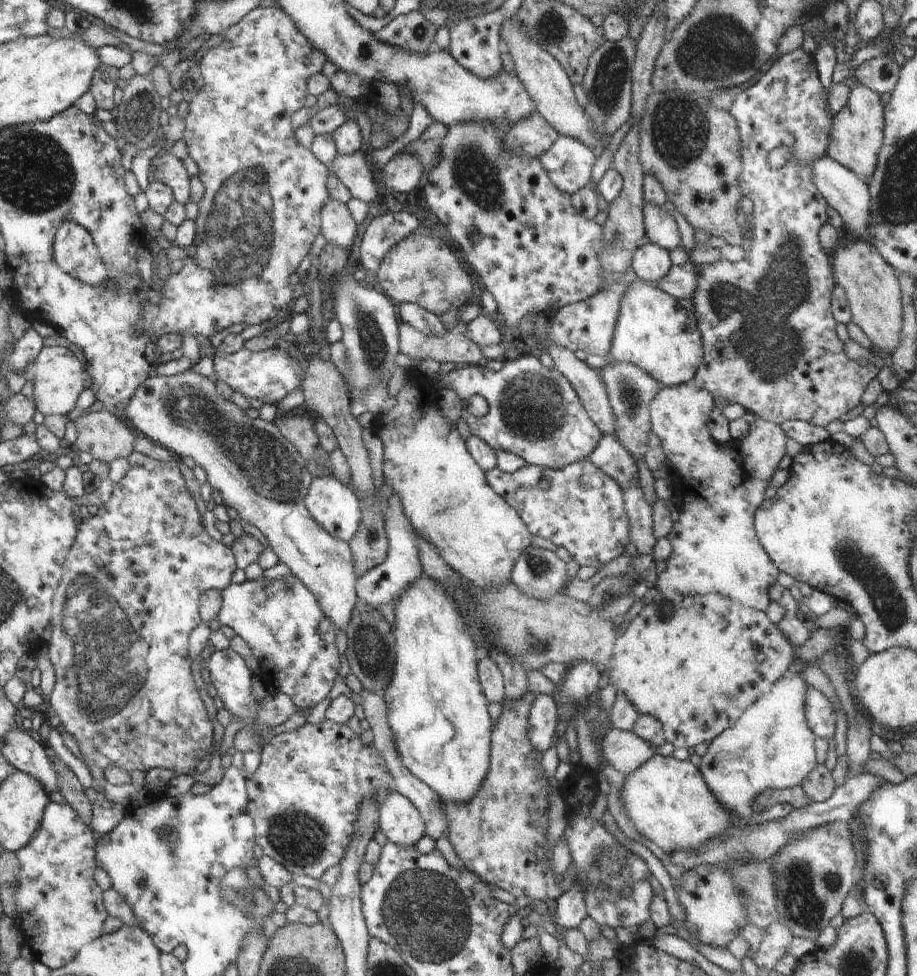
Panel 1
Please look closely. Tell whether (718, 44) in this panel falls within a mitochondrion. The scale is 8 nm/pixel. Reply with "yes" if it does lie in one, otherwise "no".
yes

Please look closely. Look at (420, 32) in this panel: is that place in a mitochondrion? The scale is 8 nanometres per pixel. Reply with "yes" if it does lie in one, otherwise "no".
yes

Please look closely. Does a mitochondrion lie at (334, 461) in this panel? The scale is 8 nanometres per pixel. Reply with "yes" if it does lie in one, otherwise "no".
no

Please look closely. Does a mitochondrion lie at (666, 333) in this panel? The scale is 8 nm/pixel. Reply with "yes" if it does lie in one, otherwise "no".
no

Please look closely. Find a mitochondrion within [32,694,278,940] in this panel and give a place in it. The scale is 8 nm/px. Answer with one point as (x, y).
(170, 835)

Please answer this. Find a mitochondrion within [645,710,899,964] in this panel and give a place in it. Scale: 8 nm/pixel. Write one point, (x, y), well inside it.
(805, 888)

